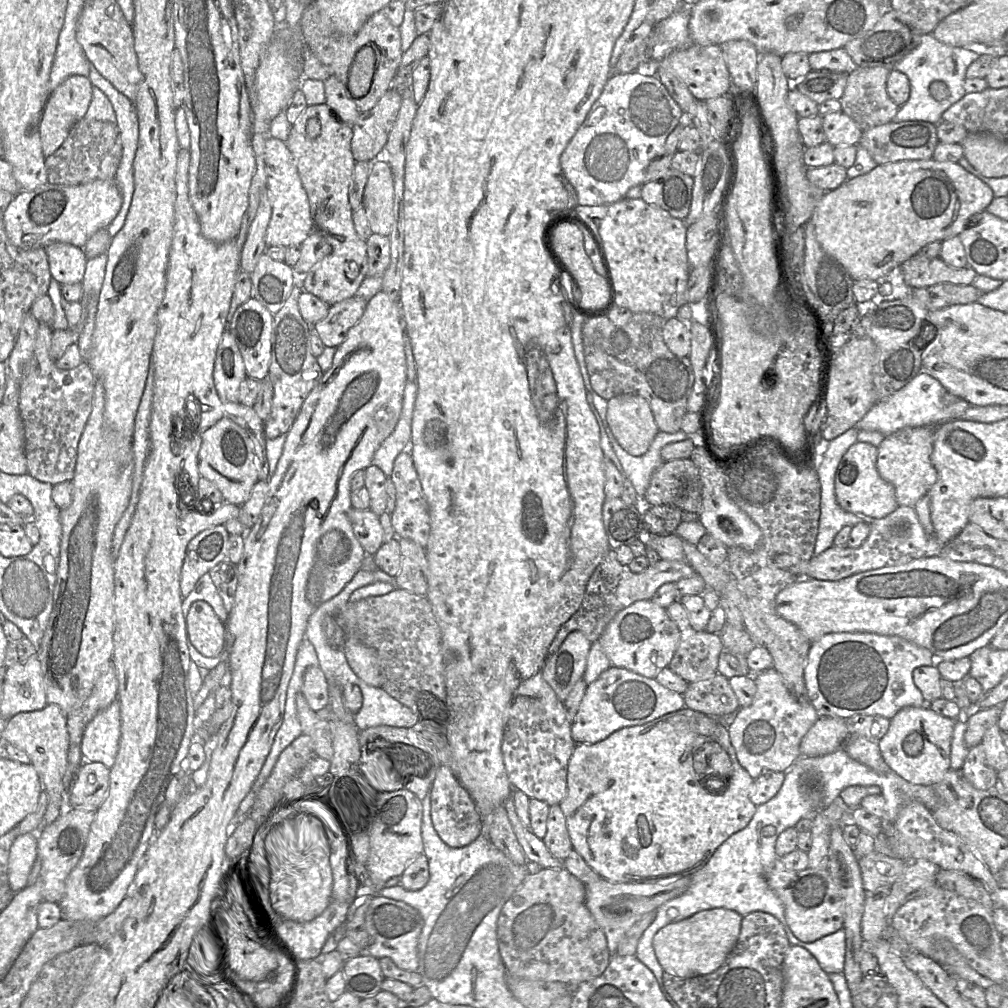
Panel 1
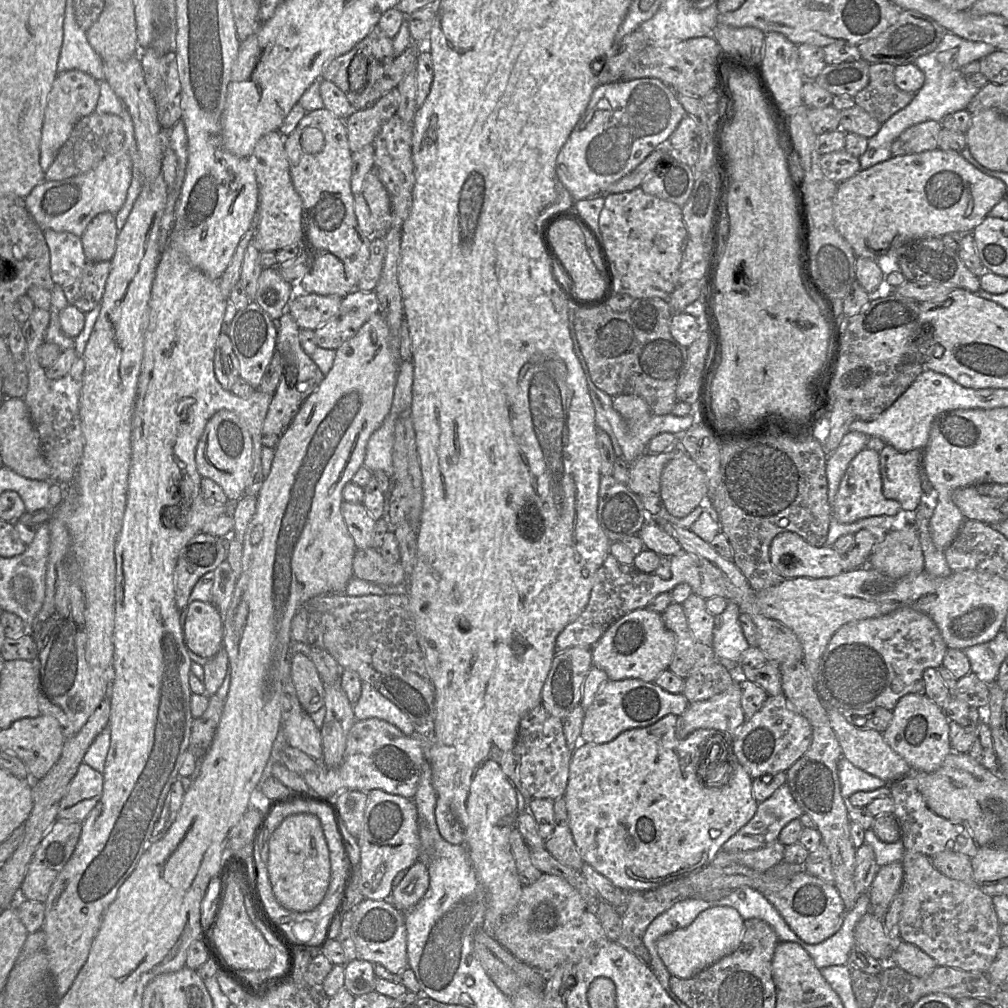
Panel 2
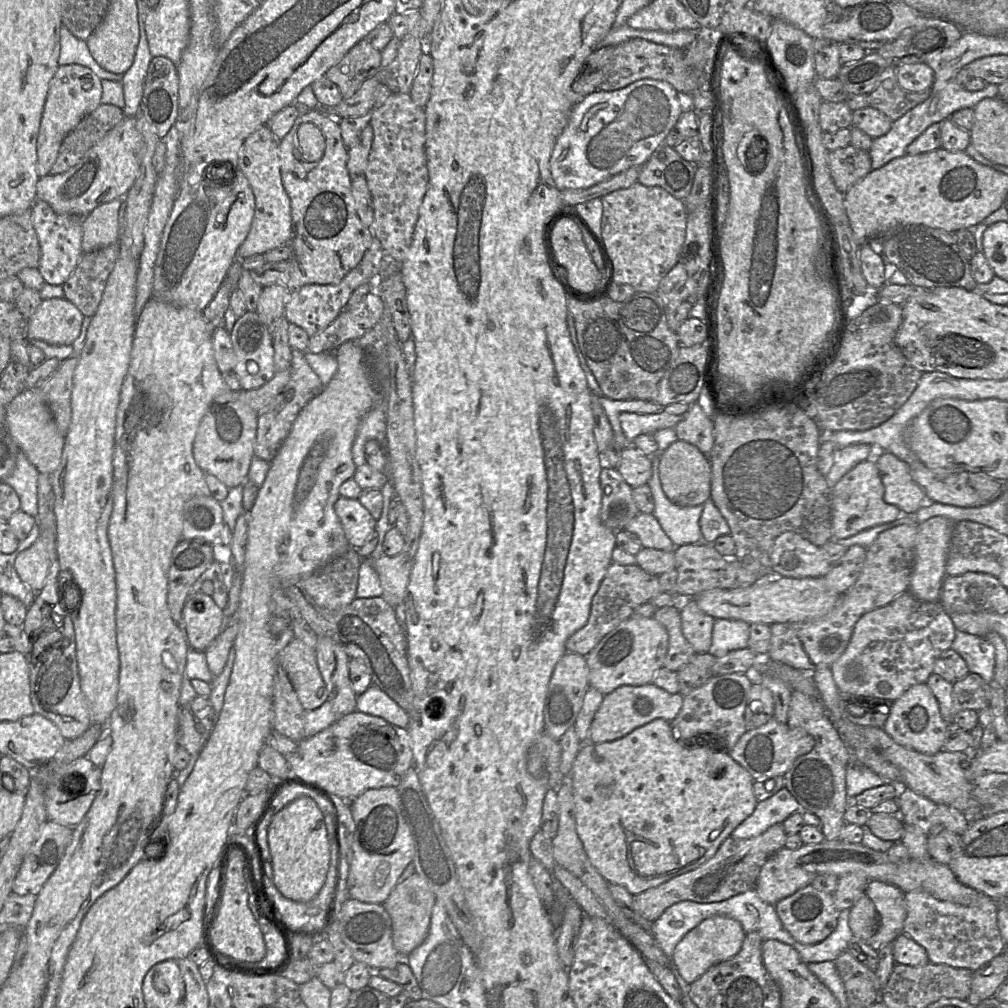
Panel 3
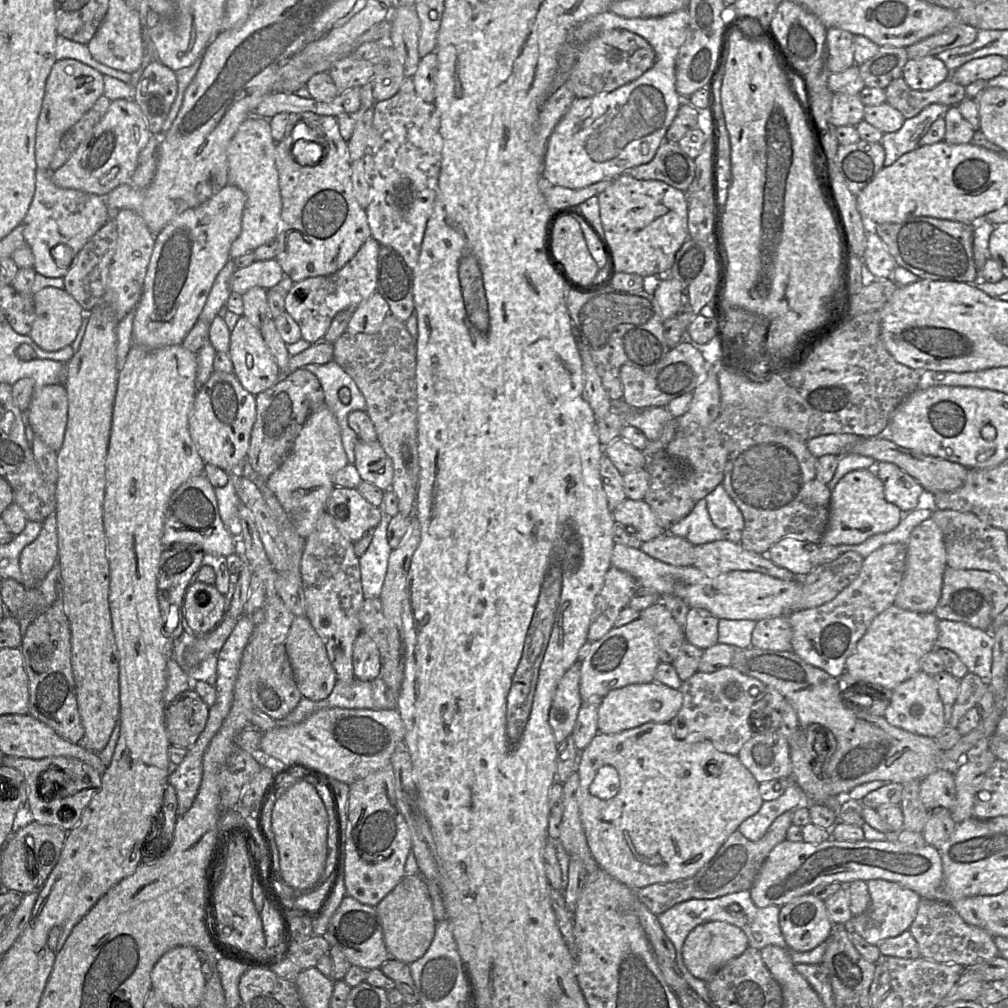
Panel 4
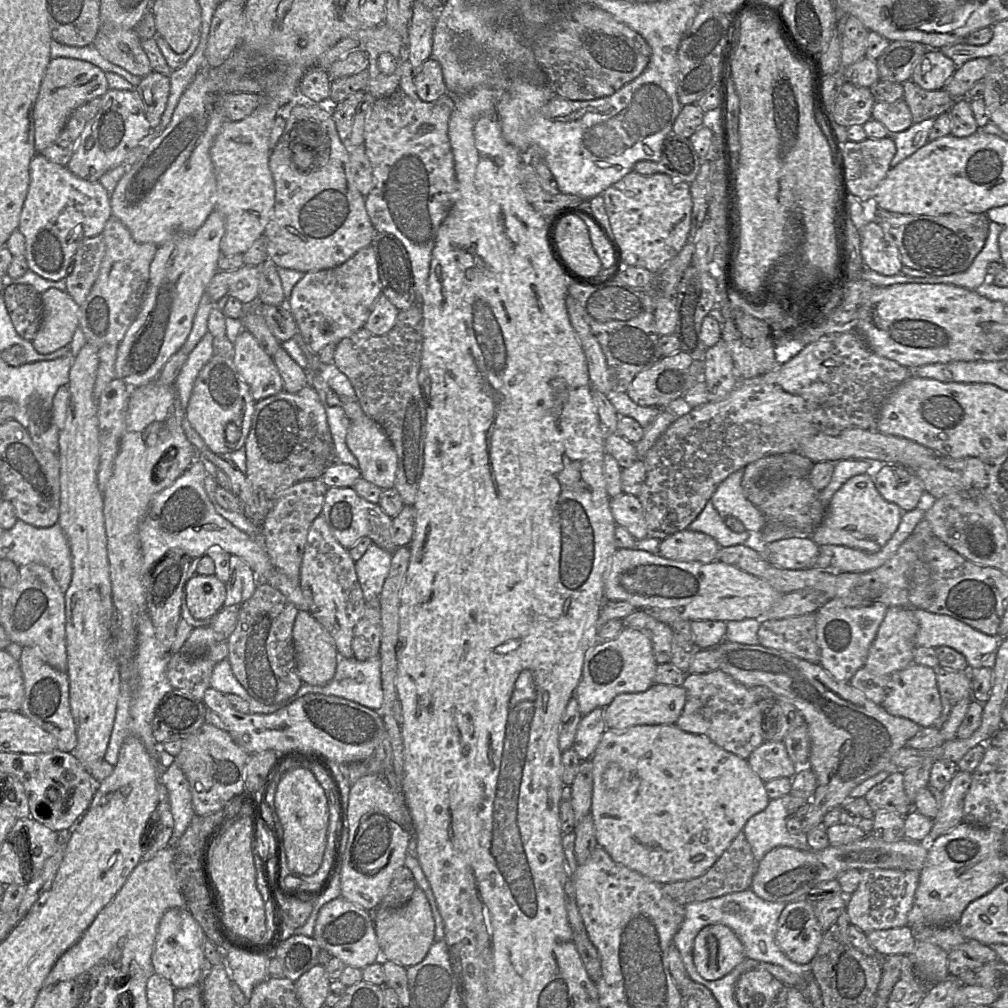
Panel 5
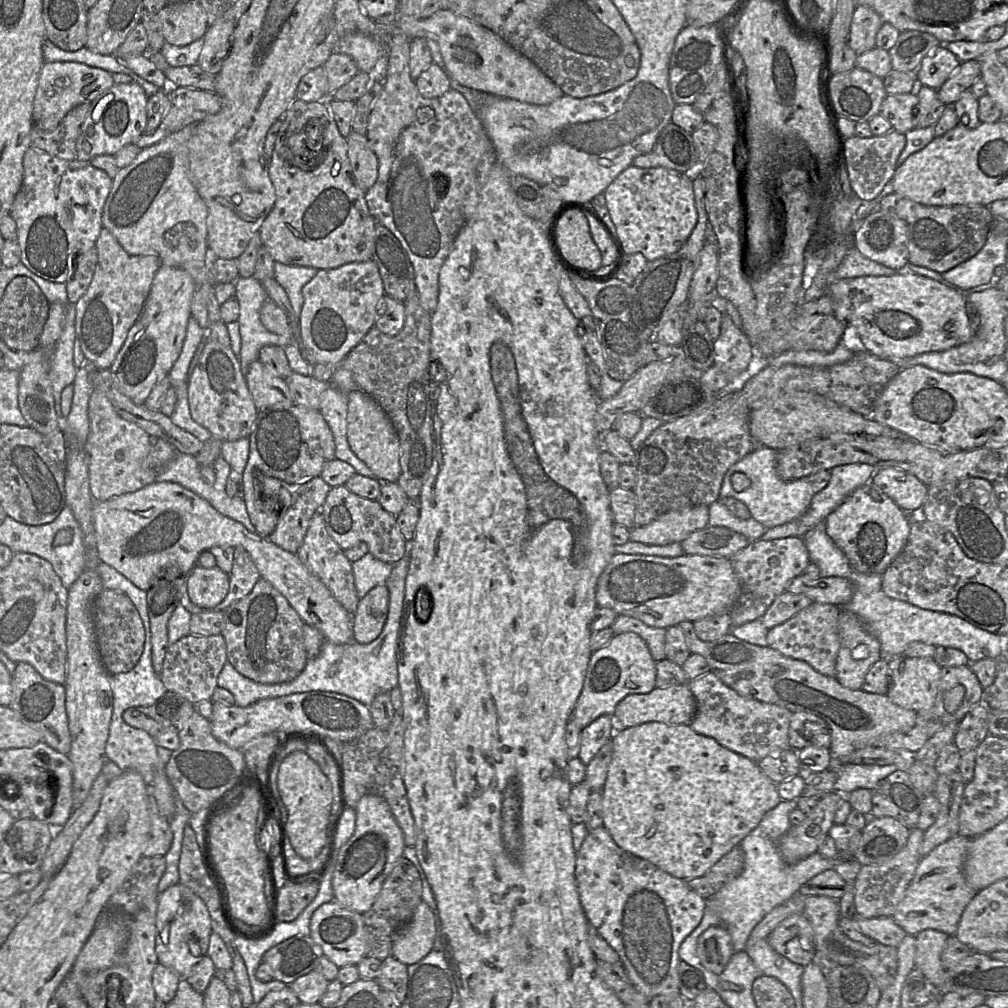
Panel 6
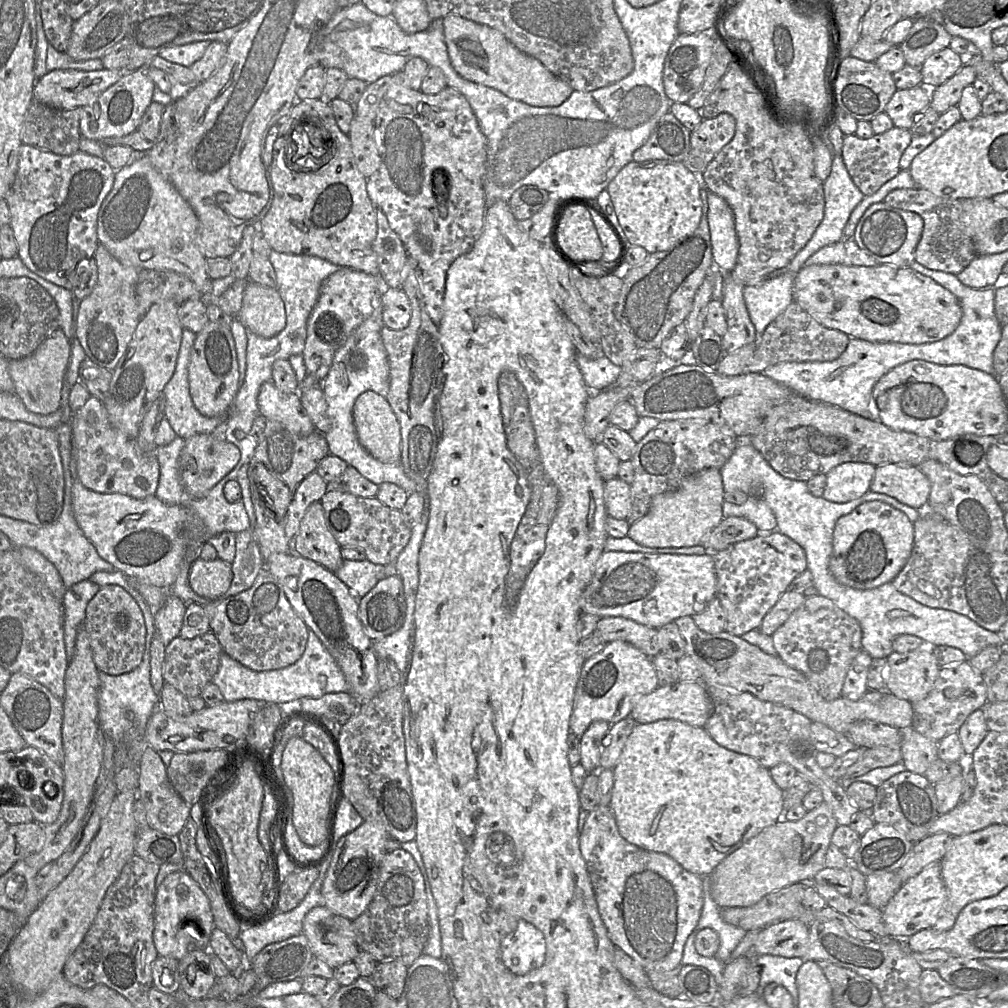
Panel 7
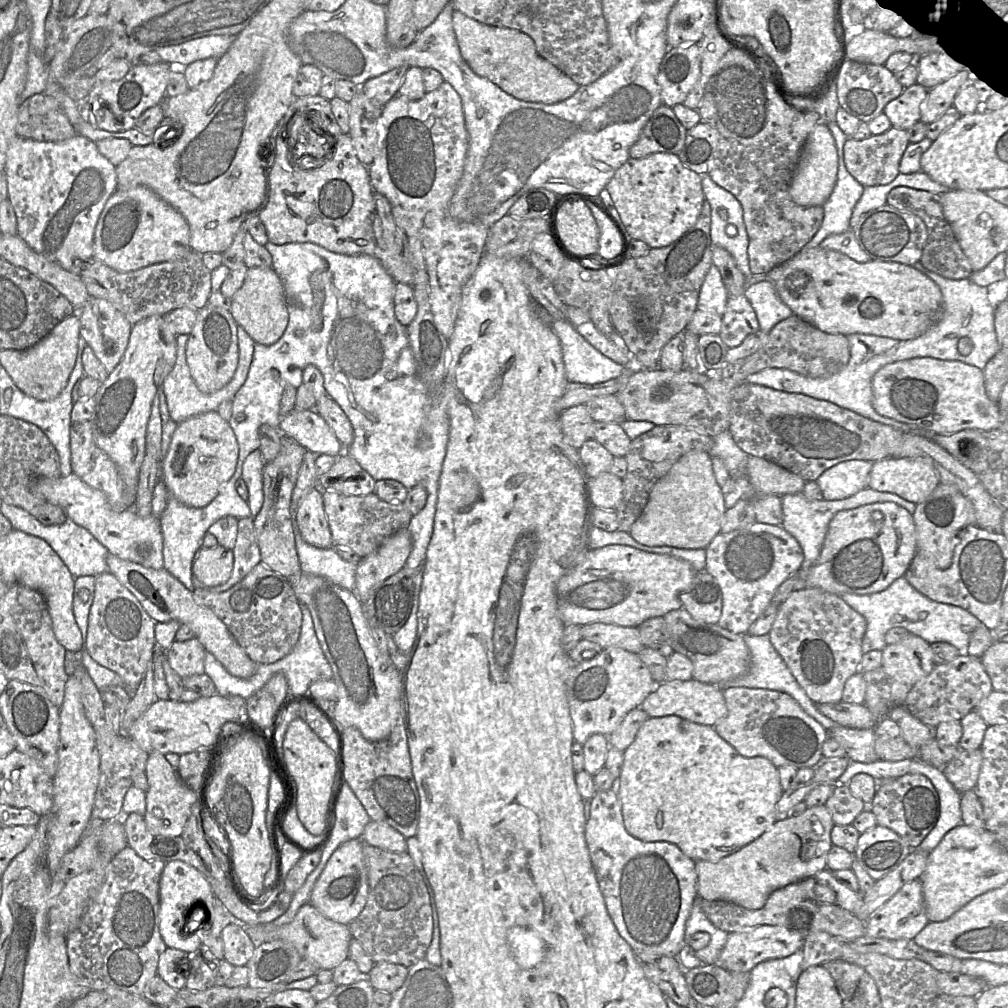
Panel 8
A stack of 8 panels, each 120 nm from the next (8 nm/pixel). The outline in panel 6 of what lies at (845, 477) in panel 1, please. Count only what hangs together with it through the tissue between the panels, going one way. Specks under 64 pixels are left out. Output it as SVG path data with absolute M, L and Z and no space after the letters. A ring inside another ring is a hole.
M872 482L853 491L824 520L827 534L860 573L880 574L907 543L911 521L904 511Z

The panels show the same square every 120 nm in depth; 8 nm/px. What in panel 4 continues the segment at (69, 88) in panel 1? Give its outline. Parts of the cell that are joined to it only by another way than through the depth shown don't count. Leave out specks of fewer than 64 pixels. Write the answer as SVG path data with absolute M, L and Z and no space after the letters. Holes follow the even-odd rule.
M71 58L55 61L46 80L36 128L37 169L49 170L62 136L94 105L103 92L103 75L99 71Z

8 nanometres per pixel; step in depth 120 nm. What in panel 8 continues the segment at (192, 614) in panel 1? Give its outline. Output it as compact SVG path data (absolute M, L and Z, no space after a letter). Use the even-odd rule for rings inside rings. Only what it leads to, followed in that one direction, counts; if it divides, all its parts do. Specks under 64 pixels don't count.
M220 545L213 548L202 547L193 561L193 577L207 587L224 584L232 575L233 557L233 550Z

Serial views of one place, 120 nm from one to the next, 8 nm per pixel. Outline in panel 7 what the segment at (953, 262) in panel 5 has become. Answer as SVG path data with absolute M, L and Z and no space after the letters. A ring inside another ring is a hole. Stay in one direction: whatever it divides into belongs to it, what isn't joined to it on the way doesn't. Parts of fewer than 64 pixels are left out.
M901 188L888 193L884 202L895 208L915 212L923 219L923 231L914 258L924 267L957 275L977 256L962 222L962 200L943 199L921 188Z

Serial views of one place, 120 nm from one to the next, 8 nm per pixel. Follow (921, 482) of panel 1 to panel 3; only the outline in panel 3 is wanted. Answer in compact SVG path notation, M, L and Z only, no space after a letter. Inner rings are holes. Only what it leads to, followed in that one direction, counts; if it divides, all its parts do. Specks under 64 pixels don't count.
M883 452L874 459L885 488L884 501L907 514L915 514L927 496L912 478L910 466L890 452Z

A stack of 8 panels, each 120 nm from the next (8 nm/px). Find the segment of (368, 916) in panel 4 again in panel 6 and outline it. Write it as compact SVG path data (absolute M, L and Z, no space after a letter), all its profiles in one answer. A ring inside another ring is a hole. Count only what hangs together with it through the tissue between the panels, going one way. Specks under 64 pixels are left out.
M335 900L324 903L315 910L310 920L310 936L320 946L323 955L339 968L357 965L369 955L363 915L343 907Z

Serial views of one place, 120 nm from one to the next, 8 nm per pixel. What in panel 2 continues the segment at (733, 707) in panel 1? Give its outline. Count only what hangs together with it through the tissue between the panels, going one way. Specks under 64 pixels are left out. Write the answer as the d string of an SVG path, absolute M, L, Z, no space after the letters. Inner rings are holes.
M716 660L684 679L682 693L689 703L707 700L727 690L734 676Z

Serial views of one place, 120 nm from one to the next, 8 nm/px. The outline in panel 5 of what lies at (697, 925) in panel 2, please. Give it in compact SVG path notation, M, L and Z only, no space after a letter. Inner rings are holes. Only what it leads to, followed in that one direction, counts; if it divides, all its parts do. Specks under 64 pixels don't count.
M707 925L694 939L694 965L697 972L706 980L714 981L724 977L744 958L741 941L726 925Z

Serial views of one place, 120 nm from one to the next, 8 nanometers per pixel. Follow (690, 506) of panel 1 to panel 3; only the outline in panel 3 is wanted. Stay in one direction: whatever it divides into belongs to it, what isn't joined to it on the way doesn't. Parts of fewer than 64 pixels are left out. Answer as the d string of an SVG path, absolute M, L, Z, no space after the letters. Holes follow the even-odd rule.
M627 445L616 469L631 487L648 484L652 476L652 458L633 445Z

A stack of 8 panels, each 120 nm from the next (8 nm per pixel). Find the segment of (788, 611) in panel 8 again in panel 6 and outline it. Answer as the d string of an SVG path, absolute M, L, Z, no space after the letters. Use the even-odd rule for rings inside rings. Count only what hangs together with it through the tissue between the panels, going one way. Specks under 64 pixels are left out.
M812 602L789 620L768 630L768 646L790 658L807 662L816 671L836 676L836 661L840 649L839 617L841 607L835 604Z

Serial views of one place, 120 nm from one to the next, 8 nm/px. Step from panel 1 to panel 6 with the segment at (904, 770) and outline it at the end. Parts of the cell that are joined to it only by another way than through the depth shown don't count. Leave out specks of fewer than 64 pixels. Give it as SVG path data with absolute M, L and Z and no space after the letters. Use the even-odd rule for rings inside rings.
M898 655L888 659L888 698L896 705L919 712L933 706L941 677L934 658Z

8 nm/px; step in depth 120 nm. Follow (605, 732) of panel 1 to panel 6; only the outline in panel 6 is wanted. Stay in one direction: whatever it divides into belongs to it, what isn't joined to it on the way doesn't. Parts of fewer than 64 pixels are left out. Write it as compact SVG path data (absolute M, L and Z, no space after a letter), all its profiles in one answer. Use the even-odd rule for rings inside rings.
M687 683L655 687L649 693L629 694L616 706L613 720L617 727L629 728L647 722L669 725L689 724L697 712L697 702Z

